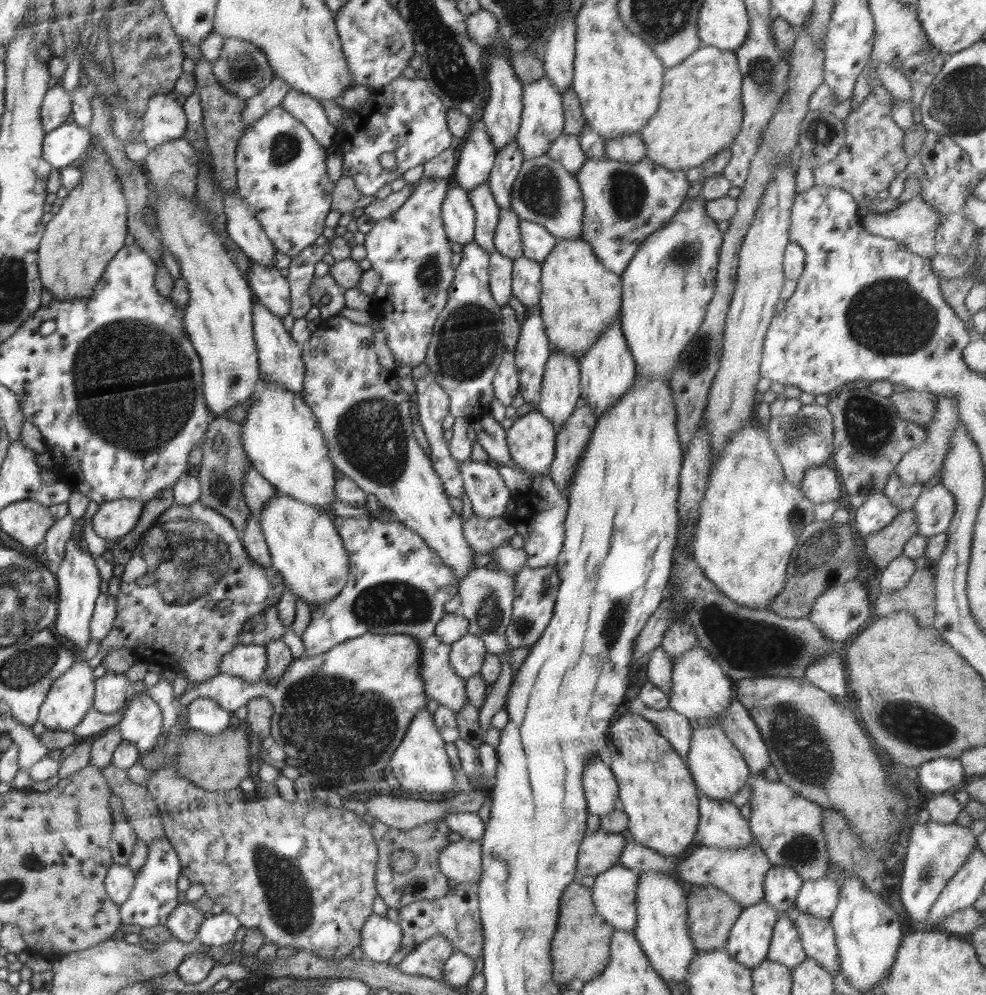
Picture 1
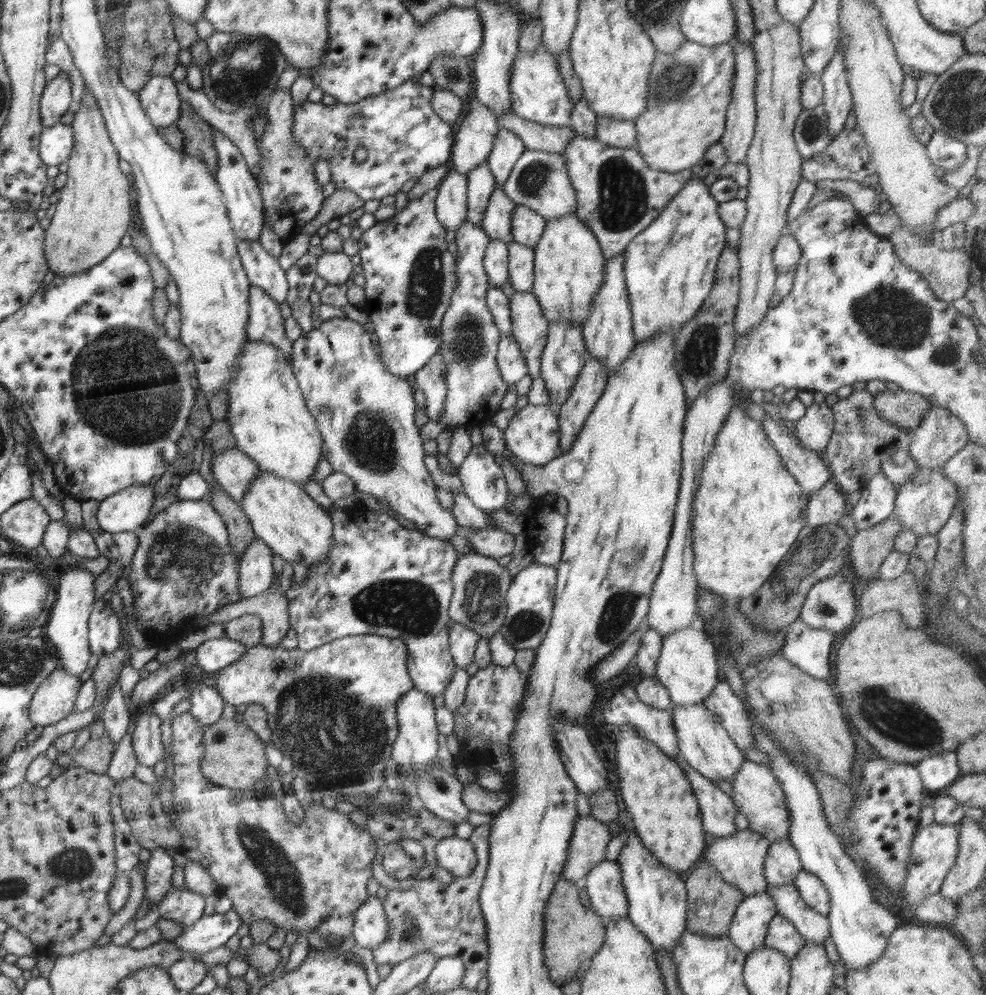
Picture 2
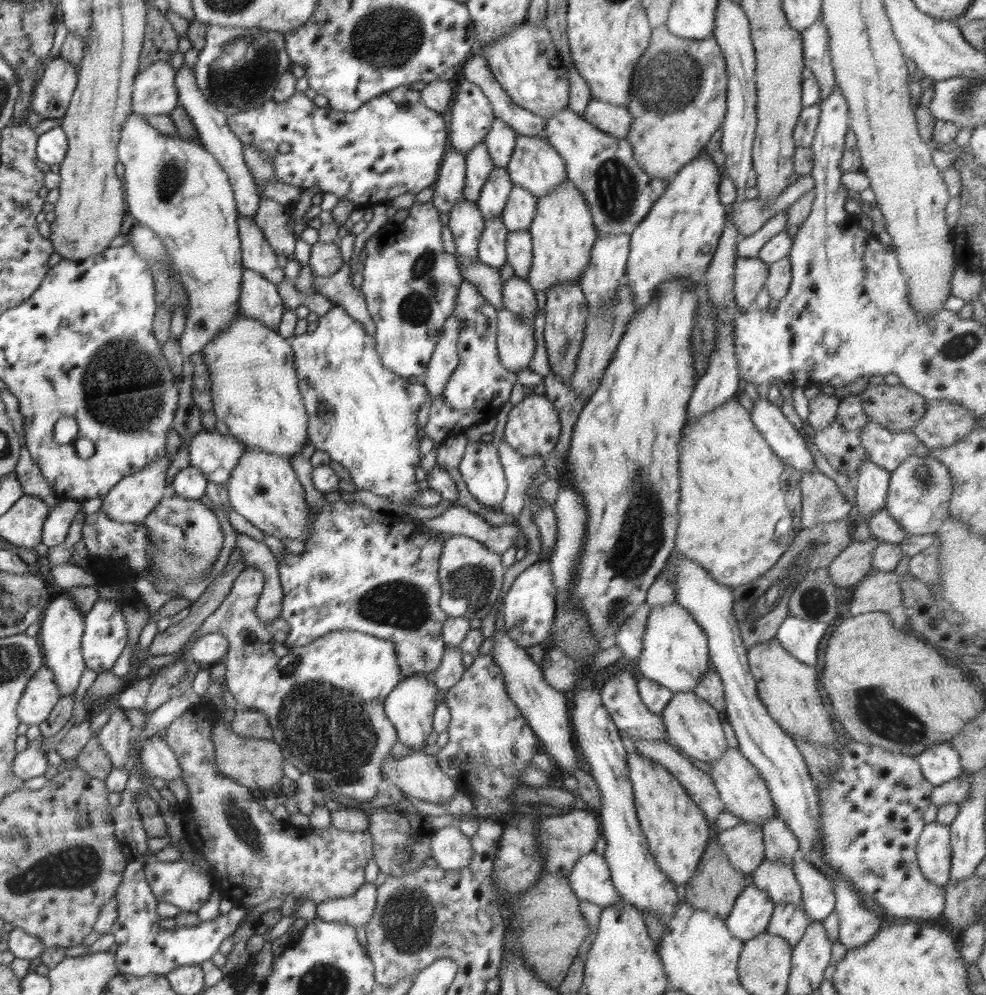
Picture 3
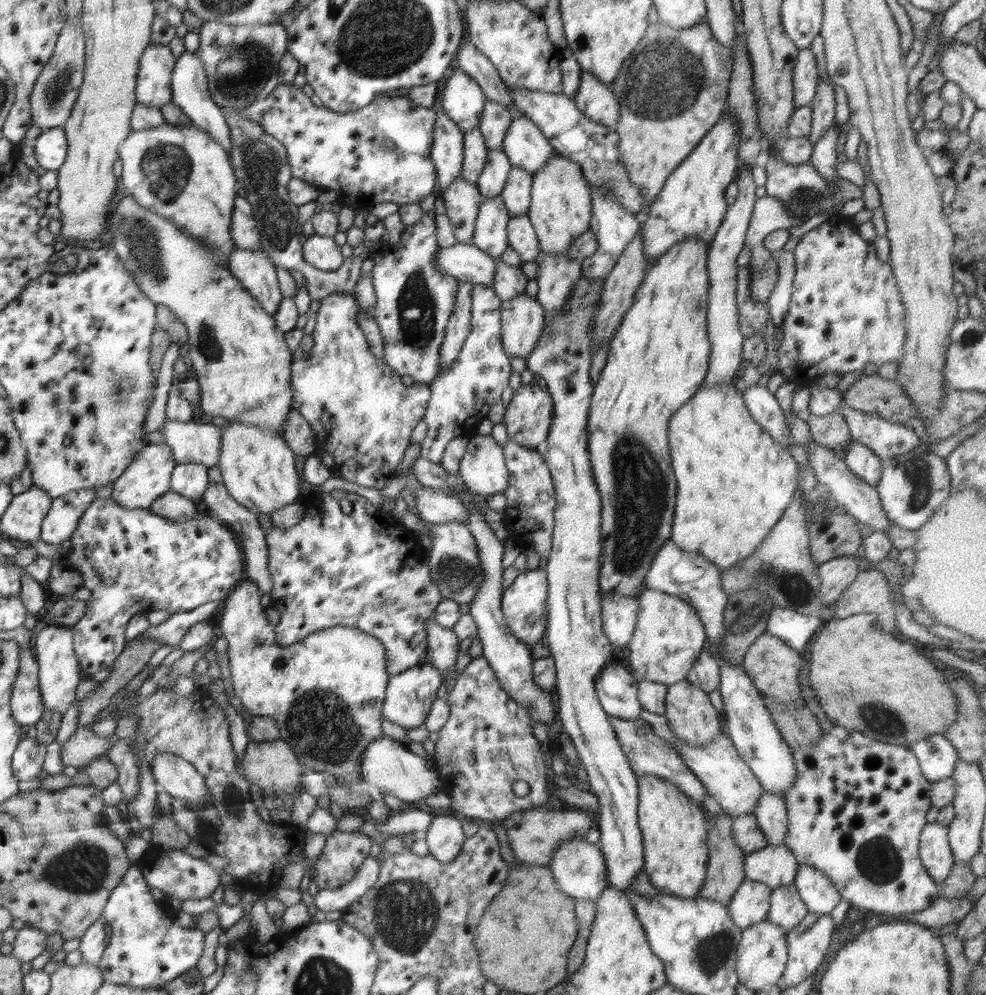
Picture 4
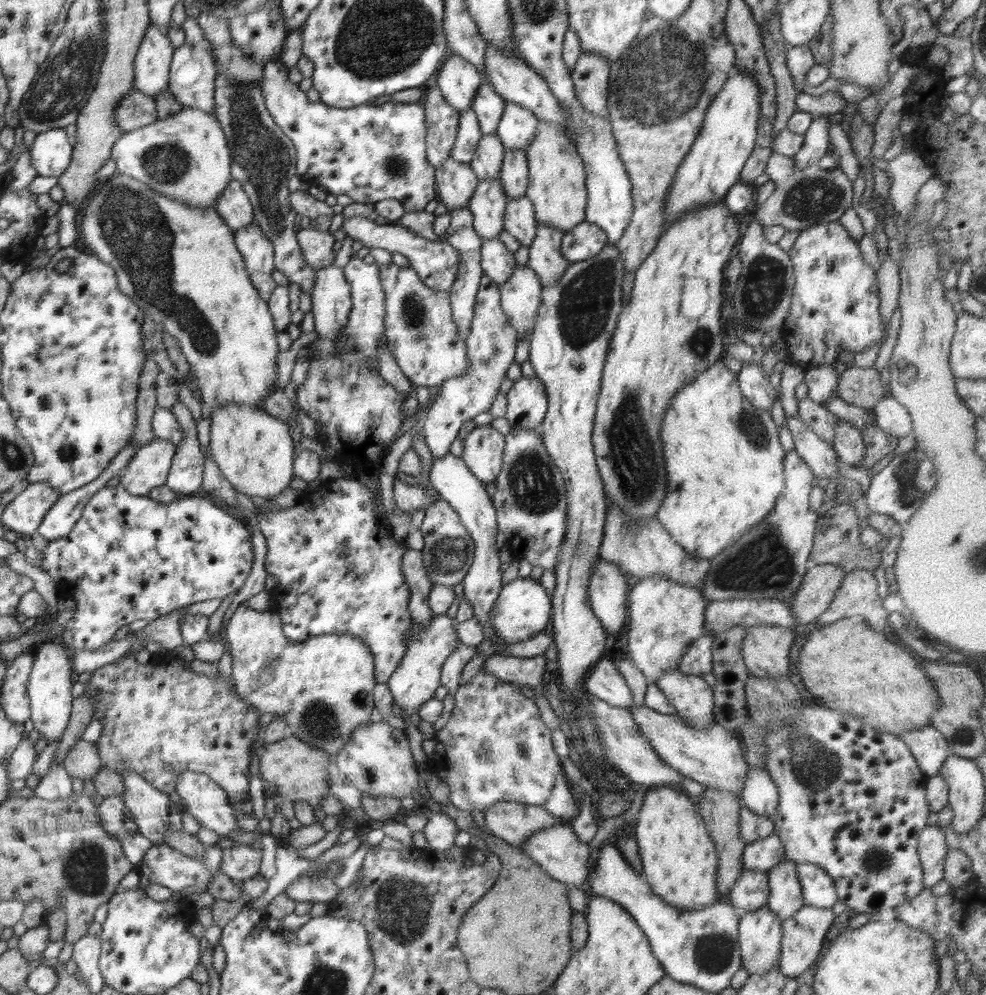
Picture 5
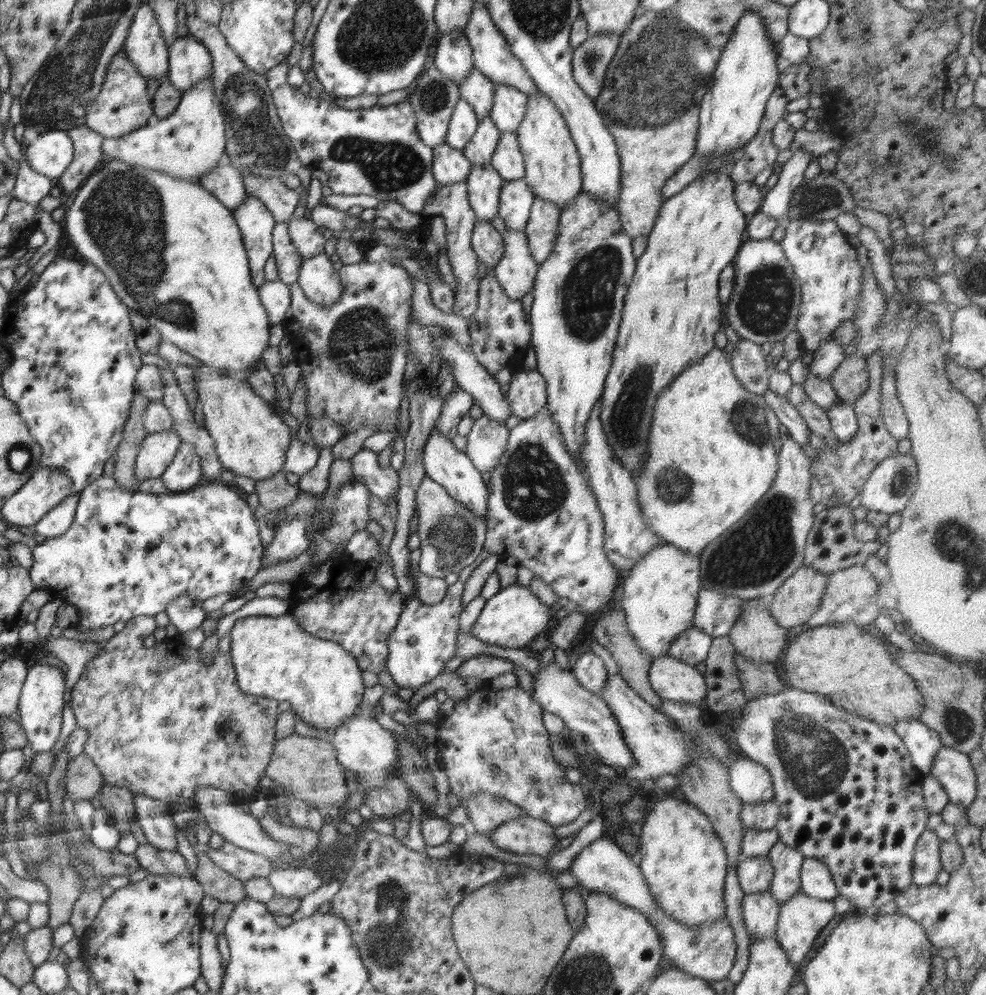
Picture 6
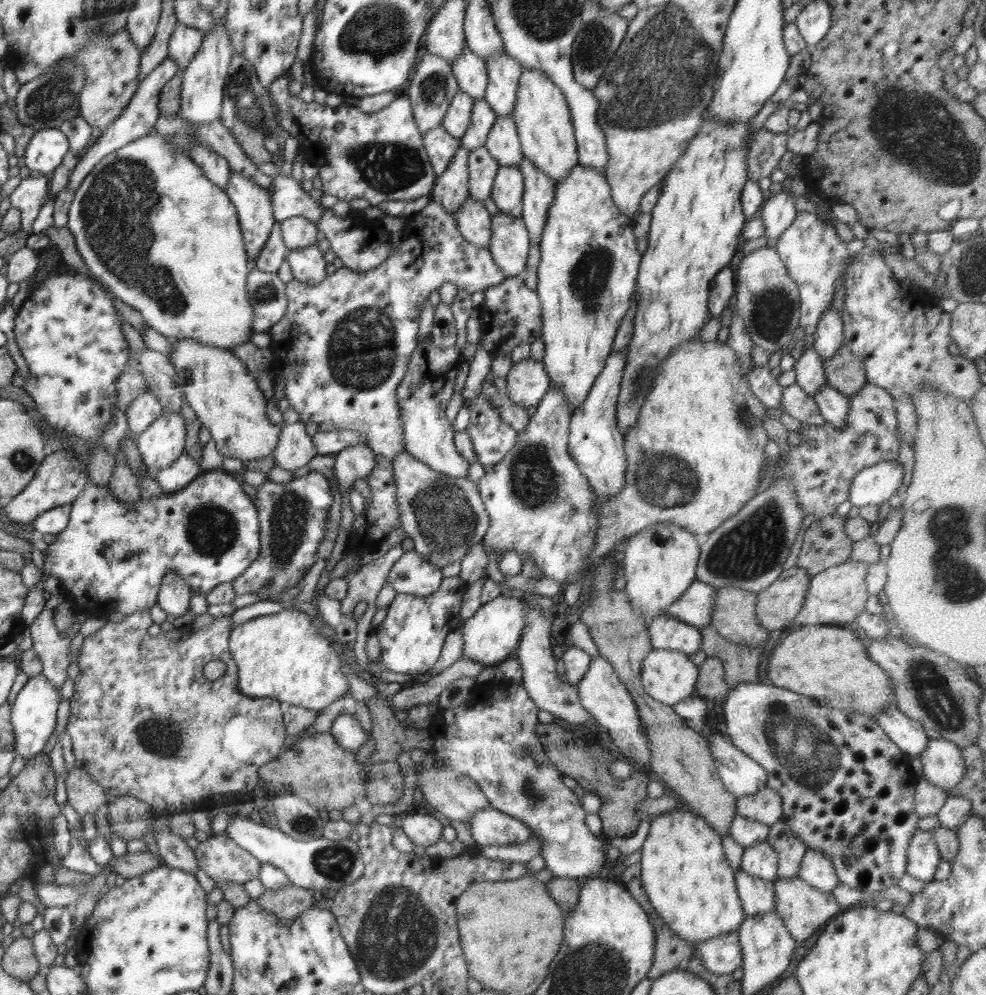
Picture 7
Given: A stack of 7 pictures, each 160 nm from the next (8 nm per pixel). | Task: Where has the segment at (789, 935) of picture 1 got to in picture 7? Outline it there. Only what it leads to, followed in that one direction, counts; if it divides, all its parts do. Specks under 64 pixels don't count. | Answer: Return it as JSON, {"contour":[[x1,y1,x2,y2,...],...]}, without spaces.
{"contour":[[784,821,775,822,770,828,766,841,774,847,778,855,777,878,794,878,808,848,789,831]]}

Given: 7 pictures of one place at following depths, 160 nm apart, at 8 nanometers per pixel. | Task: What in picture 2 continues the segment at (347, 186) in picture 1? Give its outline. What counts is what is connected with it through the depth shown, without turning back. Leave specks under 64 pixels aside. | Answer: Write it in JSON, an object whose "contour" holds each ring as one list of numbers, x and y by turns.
{"contour":[[336,189,330,196,324,199,320,213,316,214,316,219,308,221,301,228,302,234,314,235,324,224,335,219,351,214,358,208,362,208,365,200,362,200,355,192,348,189]]}

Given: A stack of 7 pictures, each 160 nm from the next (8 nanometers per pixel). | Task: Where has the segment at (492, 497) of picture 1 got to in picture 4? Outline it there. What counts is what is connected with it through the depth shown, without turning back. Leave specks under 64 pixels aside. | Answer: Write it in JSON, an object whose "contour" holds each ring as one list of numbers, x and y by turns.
{"contour":[[472,432,472,438,459,465,458,475,472,493,482,496,502,493,508,487,508,471,502,447,491,435,481,436]]}

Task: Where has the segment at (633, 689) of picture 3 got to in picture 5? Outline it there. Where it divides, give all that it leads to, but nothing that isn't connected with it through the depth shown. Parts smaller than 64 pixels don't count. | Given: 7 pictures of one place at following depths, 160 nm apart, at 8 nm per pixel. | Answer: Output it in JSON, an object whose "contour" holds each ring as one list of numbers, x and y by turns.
{"contour":[[609,656,600,659,589,669,585,685,588,694,608,704,628,709,633,702,630,688]]}

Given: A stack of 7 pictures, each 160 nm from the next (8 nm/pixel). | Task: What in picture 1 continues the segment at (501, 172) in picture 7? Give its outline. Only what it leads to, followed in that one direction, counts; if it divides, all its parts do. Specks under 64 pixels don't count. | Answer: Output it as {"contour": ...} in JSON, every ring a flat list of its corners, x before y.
{"contour":[[522,255,513,261,511,293,525,307,539,304,542,294,541,274,541,264,535,260]]}

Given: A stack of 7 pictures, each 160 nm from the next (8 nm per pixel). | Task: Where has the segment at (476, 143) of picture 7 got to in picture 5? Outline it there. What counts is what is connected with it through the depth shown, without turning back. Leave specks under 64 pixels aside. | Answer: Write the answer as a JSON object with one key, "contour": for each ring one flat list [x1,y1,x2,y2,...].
{"contour":[[497,133,483,135,476,147,475,155,469,162,479,181,499,176,504,151,504,145]]}

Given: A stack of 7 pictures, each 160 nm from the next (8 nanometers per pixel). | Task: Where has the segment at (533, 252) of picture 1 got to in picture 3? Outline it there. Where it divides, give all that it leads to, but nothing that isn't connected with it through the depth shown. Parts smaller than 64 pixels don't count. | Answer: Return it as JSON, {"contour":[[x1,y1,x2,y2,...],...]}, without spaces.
{"contour":[[513,186,506,206,502,210,502,221,509,232,529,230,536,215,538,199,525,188]]}

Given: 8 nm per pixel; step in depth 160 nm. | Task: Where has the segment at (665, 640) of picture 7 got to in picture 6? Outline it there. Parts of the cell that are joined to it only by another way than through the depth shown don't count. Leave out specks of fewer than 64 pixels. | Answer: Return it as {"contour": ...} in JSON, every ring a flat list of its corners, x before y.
{"contour":[[692,627,685,630,671,644,667,656,695,667,699,662,707,659,712,641,713,636]]}

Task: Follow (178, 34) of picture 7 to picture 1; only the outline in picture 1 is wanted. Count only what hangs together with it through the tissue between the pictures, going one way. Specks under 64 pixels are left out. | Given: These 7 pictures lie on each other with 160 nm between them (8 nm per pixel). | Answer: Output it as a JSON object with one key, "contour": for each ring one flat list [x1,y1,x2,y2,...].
{"contour":[[224,192,224,214,227,233,243,253,256,264,275,267,275,246,262,230,260,223,248,211,239,194]]}

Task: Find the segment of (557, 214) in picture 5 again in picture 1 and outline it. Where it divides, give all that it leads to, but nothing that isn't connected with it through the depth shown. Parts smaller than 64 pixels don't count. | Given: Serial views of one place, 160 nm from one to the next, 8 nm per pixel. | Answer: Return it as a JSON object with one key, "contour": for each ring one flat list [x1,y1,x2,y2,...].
{"contour":[[581,237,557,241,541,267,542,294,538,307,551,350,581,360,617,314,621,314,621,275,604,268]]}

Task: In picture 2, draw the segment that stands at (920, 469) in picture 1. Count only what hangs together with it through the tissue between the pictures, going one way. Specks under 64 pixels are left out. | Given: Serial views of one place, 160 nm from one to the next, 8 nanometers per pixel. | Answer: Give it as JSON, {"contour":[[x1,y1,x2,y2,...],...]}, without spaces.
{"contour":[[932,405,920,425,911,431,913,440,909,445,908,453,914,459,918,468,939,470,952,456,955,456,969,441,968,431,964,424,947,408]]}

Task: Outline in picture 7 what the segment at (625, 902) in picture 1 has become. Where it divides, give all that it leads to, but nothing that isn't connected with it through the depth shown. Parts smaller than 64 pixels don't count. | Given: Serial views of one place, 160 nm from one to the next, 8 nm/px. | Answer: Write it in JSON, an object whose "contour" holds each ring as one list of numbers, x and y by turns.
{"contour":[[491,806,479,810,468,823,479,847,524,844,533,838,532,829,524,821]]}

